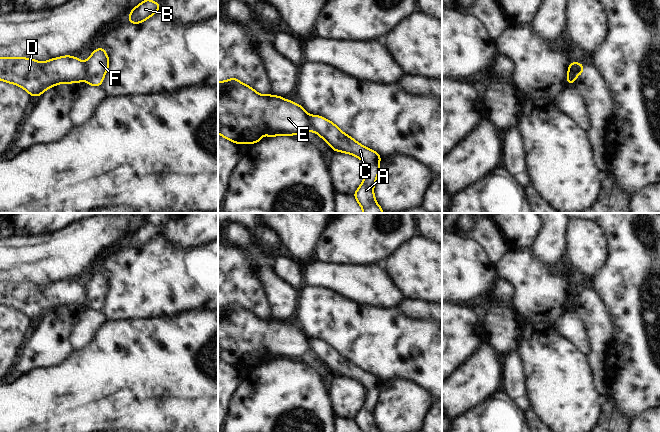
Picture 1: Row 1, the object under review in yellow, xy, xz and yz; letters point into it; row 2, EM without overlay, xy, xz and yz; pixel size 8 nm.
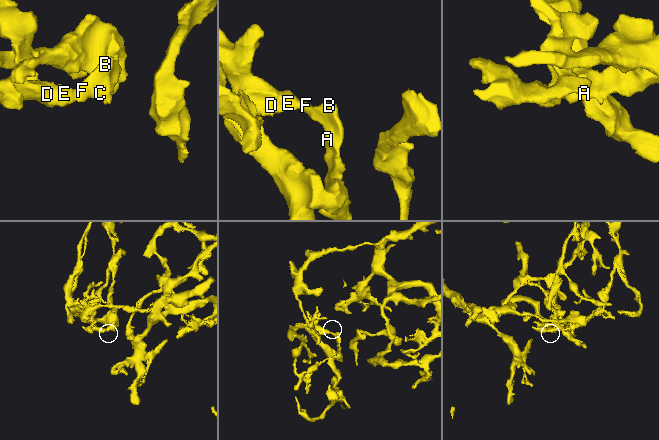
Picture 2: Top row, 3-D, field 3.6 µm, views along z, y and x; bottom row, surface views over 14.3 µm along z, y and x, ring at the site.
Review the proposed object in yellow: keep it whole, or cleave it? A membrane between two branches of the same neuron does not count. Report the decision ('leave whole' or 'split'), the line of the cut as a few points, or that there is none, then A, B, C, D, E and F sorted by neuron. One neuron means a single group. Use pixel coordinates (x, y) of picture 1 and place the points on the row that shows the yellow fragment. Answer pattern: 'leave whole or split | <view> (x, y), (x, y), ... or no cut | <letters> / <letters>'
split | xy (84, 63), (86, 78) | A B C F / D E

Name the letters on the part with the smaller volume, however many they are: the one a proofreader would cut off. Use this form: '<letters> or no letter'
D, E

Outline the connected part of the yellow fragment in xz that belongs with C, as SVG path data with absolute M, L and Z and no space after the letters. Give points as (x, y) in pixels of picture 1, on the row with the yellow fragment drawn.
M318 115L309 116L309 131L326 140L336 152L349 153L360 158L365 164L365 178L353 194L363 209L363 213L384 213L375 200L373 188L379 174L381 156L376 151L364 147L342 132L333 122Z

